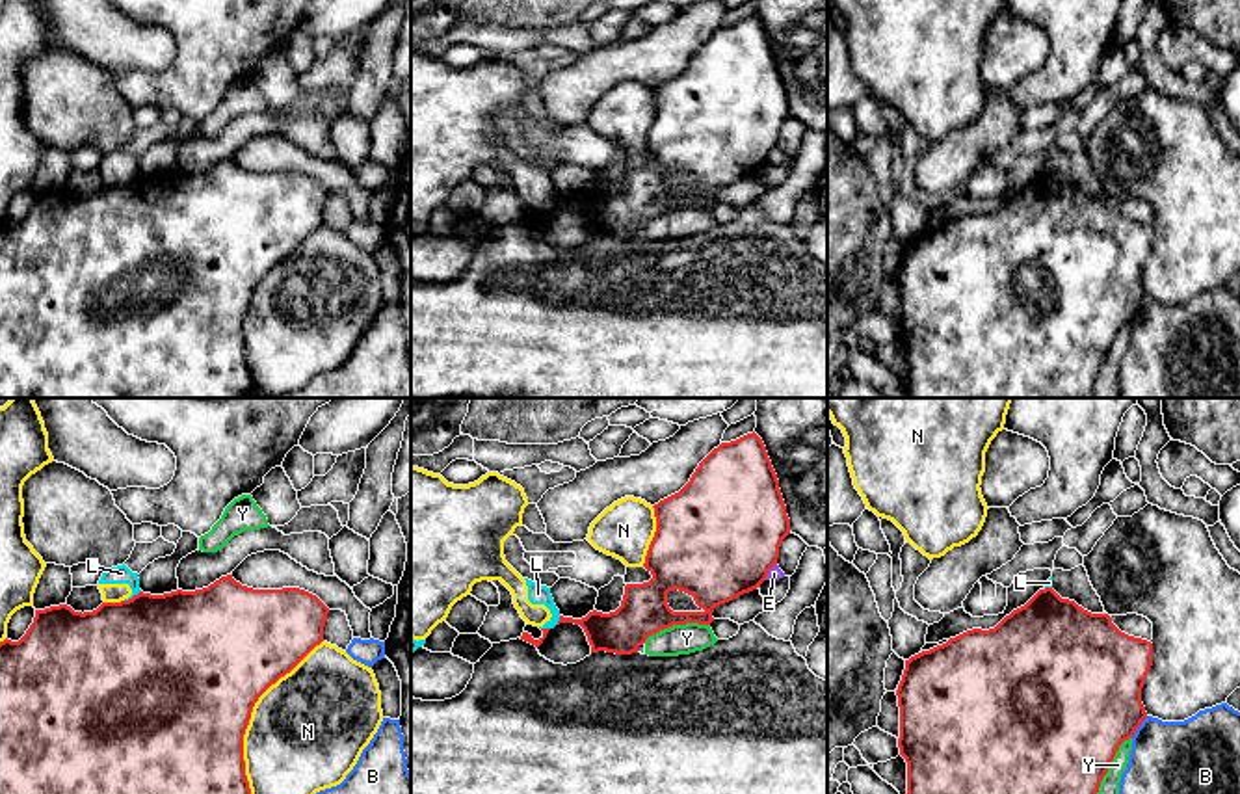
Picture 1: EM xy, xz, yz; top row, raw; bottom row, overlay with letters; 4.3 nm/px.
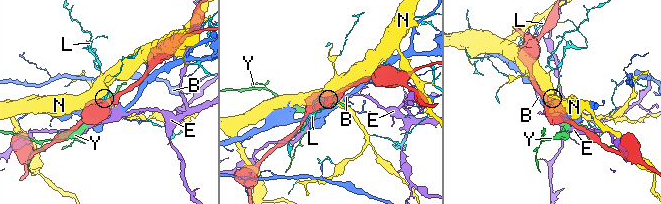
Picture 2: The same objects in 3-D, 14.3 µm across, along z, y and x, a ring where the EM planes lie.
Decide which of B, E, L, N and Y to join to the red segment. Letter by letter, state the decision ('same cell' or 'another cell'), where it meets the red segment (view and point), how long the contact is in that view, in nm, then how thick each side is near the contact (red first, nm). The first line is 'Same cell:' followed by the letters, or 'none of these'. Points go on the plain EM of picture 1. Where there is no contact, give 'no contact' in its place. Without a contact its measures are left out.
Same cell: none of these
B: another cell; meets red in yz at (1138, 309); contact 120 nm long; 480 nm thick on the red side, 420 nm on the other
E: another cell; meets red in xz at (768, 153); contact 90 nm long; 500 nm thick on the red side, 60 nm on the other
L: another cell; meets red in xy at (134, 179); contact 90 nm long; 480 nm thick on the red side, 80 nm on the other
N: another cell; meets red in xy at (248, 307); contact 800 nm long; 500 nm thick on the red side, 480 nm on the other
Y: another cell; meets red in yz at (1105, 357); contact 380 nm long; 500 nm thick on the red side, 110 nm on the other

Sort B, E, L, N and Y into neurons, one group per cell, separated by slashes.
B / E / L N / Y

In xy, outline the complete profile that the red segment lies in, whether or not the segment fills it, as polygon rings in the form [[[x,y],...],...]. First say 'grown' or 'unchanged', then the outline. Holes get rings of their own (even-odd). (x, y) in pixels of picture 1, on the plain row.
unchanged; [[[232,158],[195,175],[139,175],[128,184],[102,186],[84,197],[67,188],[35,193],[33,206],[19,225],[0,225],[0,398],[253,398],[255,385],[244,344],[244,318],[253,290],[323,225],[327,197],[329,192],[305,173],[253,173]]]

